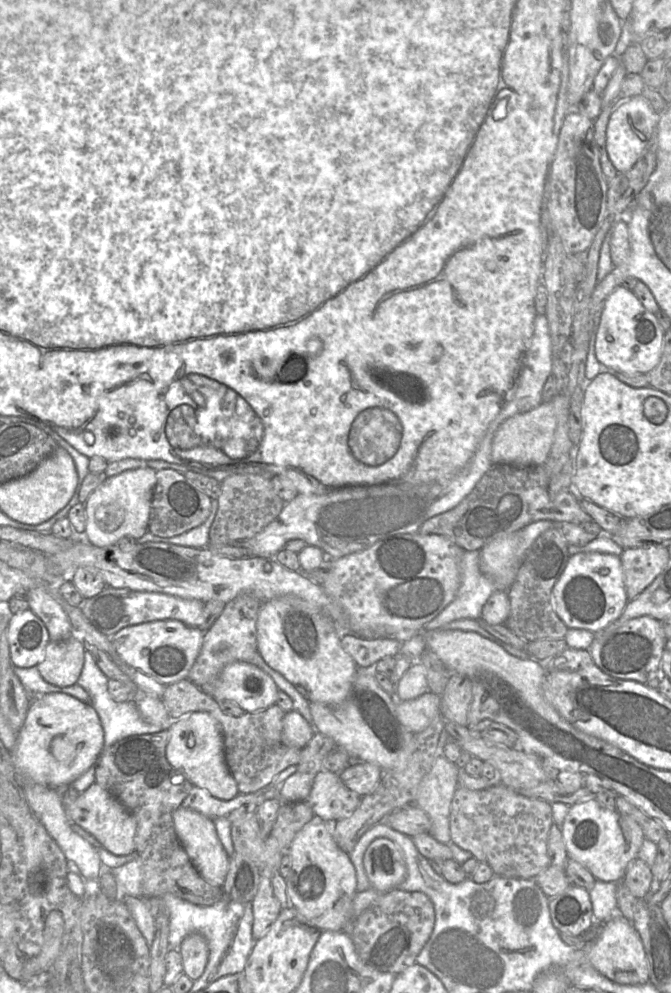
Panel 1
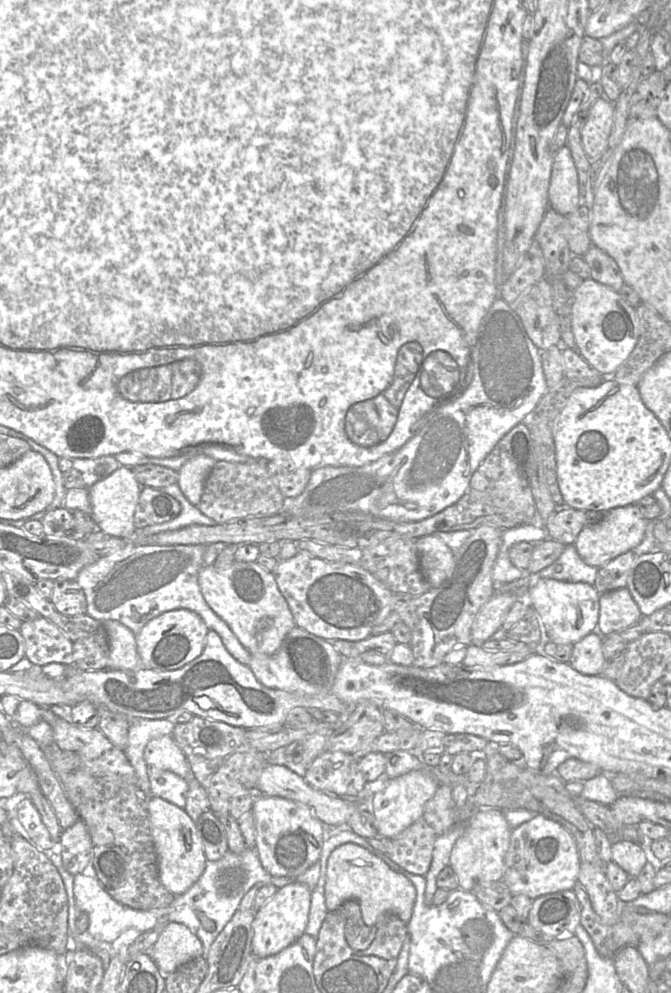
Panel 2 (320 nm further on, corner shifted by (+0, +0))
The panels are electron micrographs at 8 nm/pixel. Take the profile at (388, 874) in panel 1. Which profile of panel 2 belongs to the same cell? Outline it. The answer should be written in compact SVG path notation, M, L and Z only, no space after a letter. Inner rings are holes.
M343 844L334 849L328 858L324 887L328 911L338 908L346 901L355 900L366 925L373 925L385 912L394 913L407 924L412 915L415 897L416 889L407 877L393 871L382 859L357 844Z

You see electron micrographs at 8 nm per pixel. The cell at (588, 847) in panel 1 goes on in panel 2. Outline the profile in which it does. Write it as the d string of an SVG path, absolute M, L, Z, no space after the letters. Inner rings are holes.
M543 815L512 829L504 863L501 881L513 896L522 894L534 900L545 894L573 890L578 883L580 861L572 835L562 825Z

